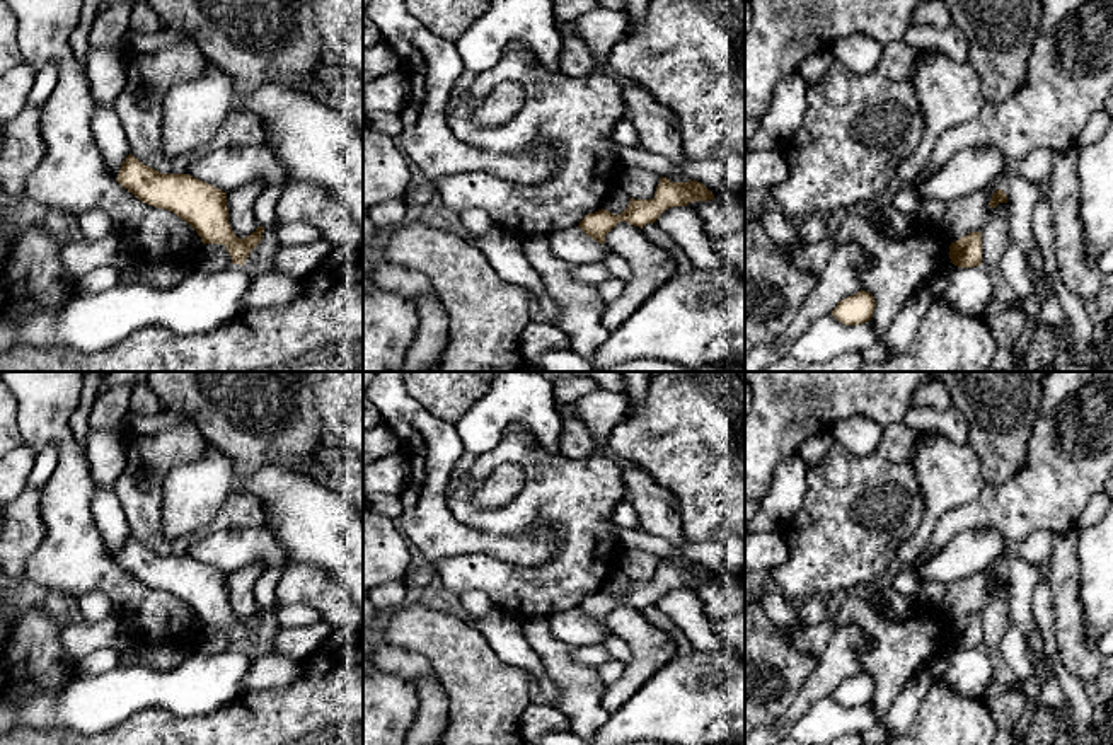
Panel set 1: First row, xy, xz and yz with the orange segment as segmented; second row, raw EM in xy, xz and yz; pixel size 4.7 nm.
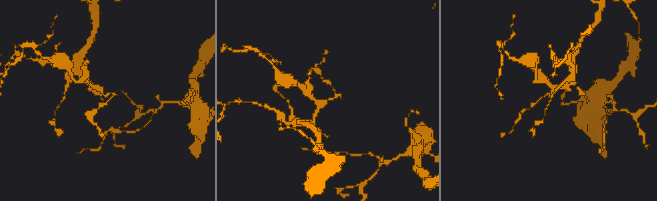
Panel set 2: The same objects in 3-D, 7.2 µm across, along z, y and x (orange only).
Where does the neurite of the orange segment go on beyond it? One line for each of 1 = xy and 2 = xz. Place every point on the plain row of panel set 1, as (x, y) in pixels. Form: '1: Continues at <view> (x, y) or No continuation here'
1: No continuation here
2: No continuation here

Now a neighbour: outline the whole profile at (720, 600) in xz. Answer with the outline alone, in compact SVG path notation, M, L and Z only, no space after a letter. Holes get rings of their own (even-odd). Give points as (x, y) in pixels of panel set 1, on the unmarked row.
M733 581L694 583L687 586L702 602L702 612L718 627L724 619L745 609L745 588Z

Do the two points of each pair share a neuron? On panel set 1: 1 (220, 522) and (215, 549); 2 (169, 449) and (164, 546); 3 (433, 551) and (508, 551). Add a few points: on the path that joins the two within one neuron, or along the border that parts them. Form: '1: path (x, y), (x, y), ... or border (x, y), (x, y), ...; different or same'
1: border (258, 525), (203, 532); different
2: path (147, 473), (147, 522); same
3: path (452, 542), (490, 544); same

